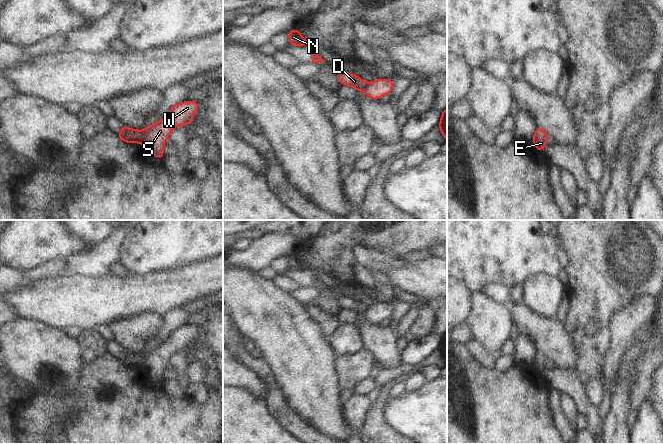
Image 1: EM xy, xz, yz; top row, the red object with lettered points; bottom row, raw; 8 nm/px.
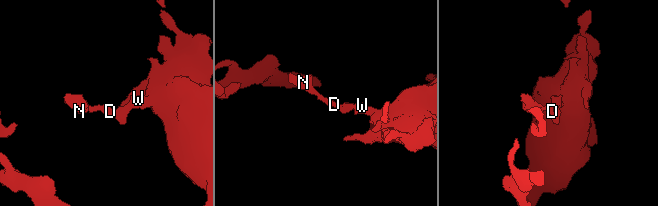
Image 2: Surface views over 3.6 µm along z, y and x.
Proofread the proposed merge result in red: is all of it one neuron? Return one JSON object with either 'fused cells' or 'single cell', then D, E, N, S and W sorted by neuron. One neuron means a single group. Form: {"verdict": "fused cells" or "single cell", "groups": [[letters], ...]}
{"verdict": "fused cells", "groups": [["D", "N"], ["E", "S", "W"]]}

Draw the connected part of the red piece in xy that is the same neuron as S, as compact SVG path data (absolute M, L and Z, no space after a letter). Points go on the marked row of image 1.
M184 101L174 105L168 114L154 125L148 125L143 130L142 144L151 155L159 159L164 157L163 148L171 131L179 125L190 125L195 122L192 118L198 110L197 101Z

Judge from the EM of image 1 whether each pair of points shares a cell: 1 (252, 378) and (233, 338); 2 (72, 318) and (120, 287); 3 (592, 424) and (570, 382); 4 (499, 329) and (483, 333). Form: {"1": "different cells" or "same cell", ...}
{"1": "different cells", "2": "same cell", "3": "same cell", "4": "same cell"}

